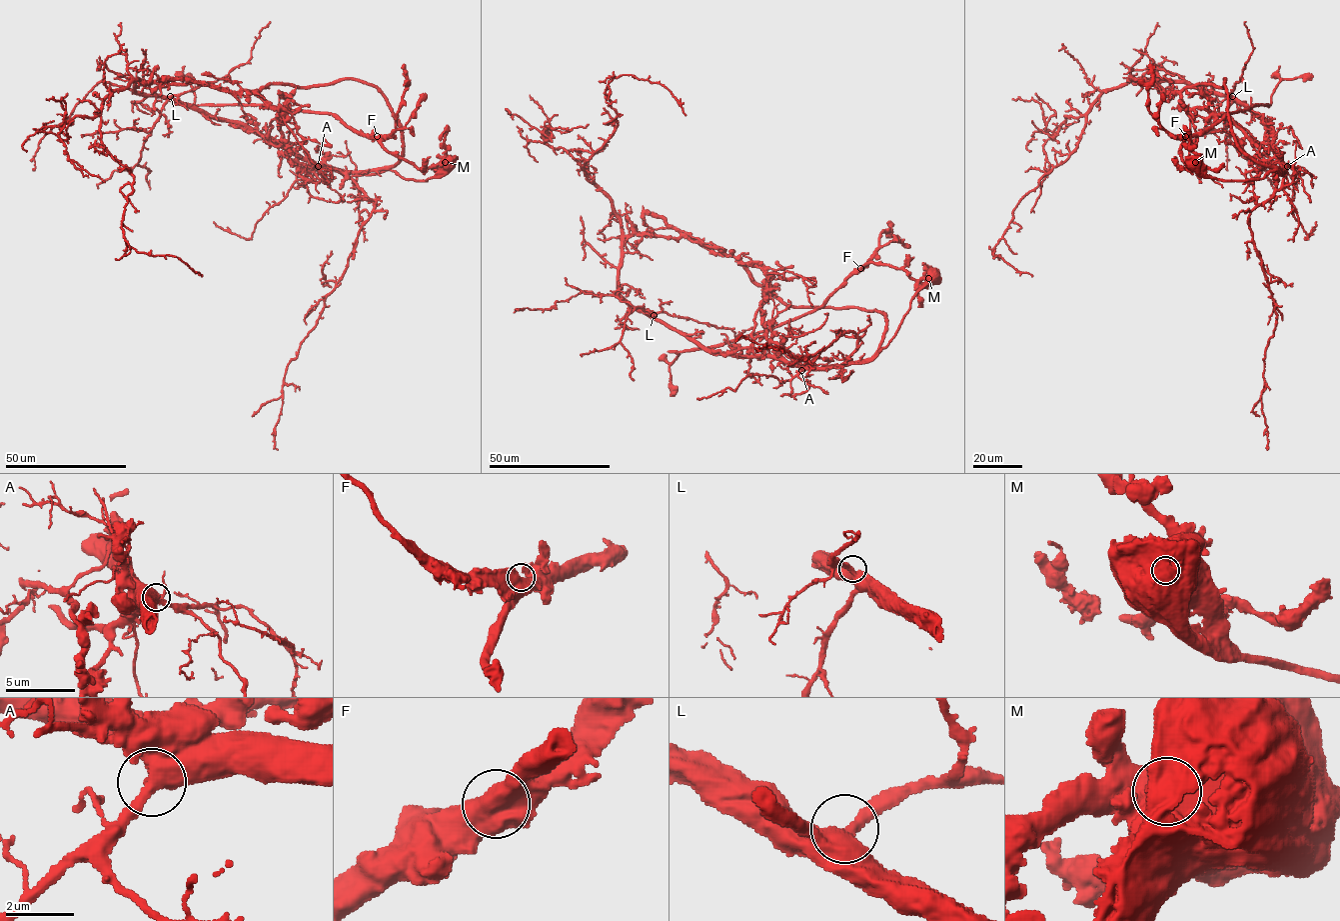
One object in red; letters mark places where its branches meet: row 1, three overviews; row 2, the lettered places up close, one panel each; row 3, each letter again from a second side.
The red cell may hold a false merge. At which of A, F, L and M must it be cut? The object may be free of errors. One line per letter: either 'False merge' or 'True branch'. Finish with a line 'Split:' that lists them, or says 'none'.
A: True branch
F: True branch
L: True branch
M: False merge
Split: M

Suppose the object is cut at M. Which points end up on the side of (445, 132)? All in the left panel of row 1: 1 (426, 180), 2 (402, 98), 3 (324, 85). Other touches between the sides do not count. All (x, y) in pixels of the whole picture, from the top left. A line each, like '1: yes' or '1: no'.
1: no
2: yes
3: no

